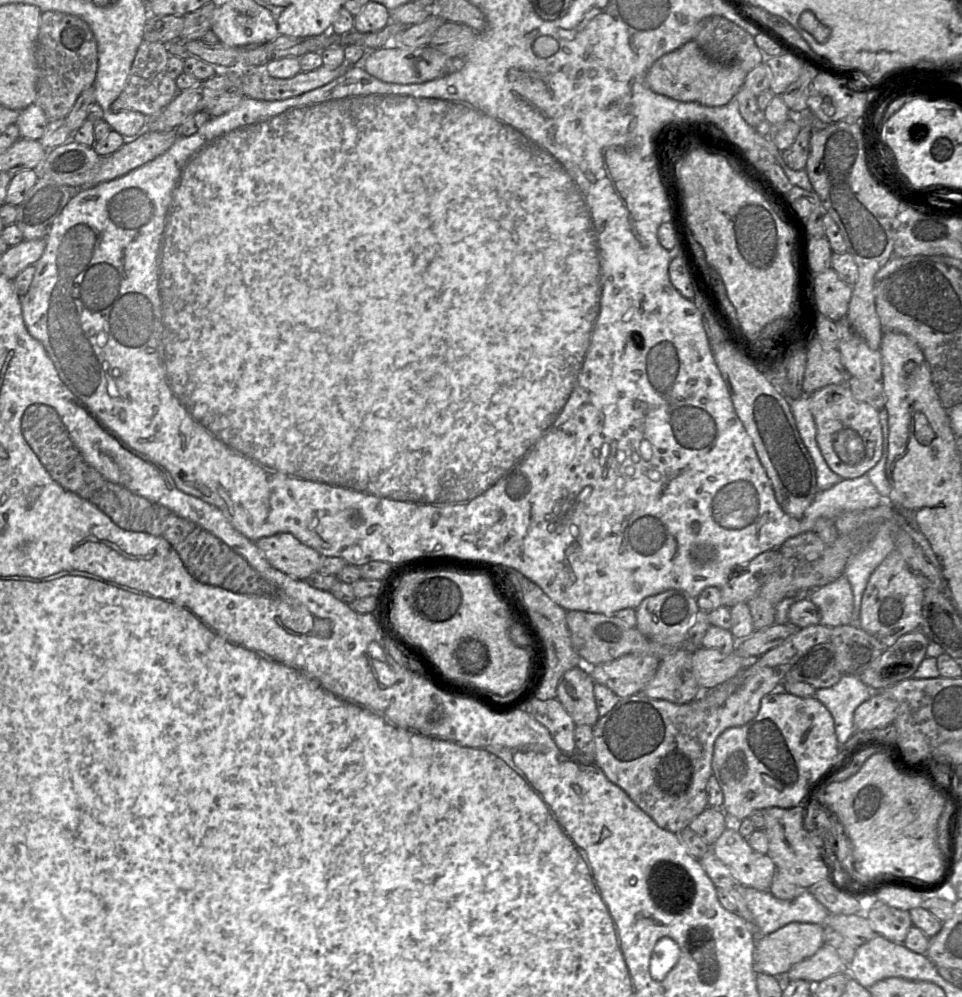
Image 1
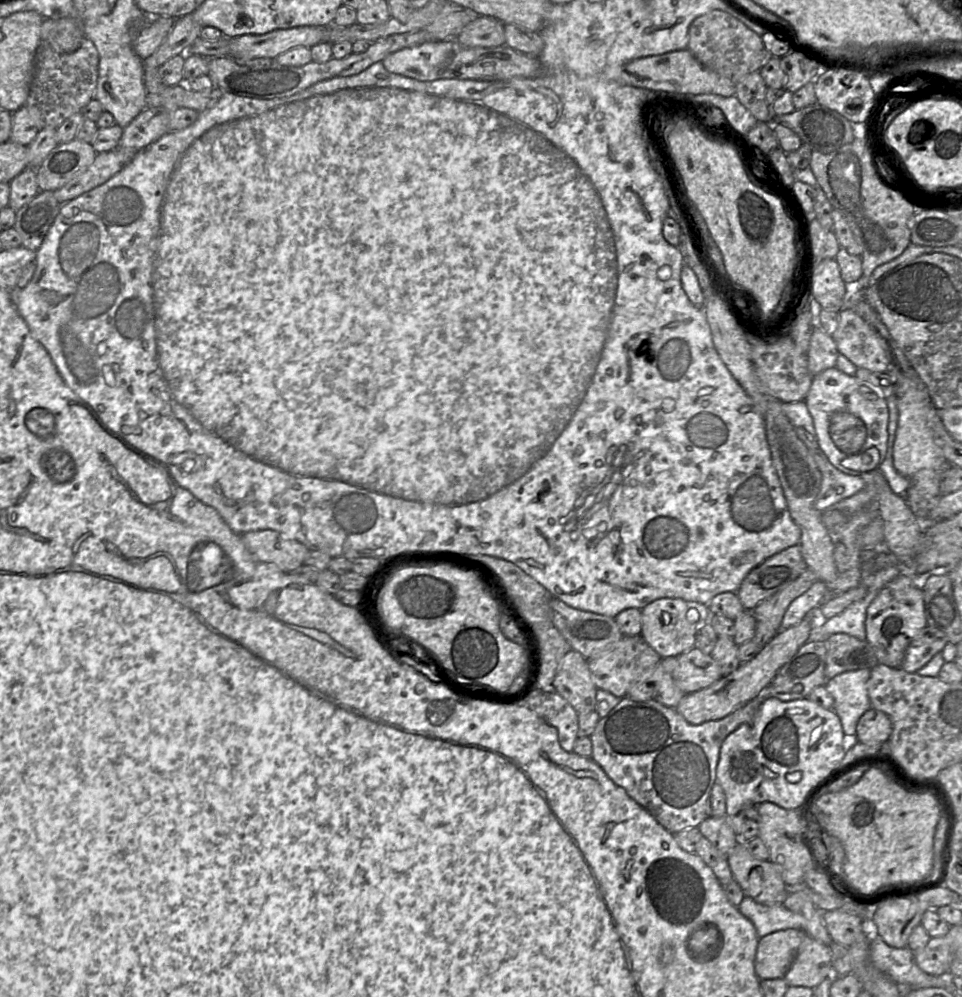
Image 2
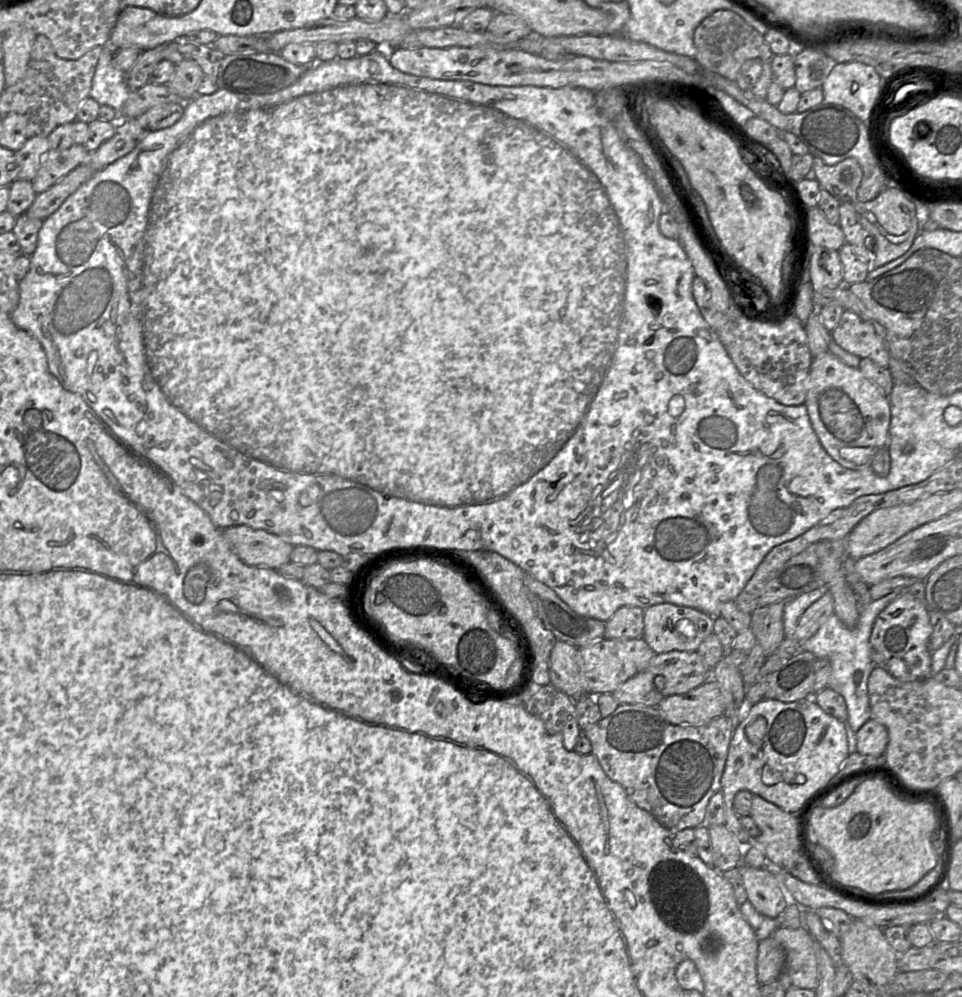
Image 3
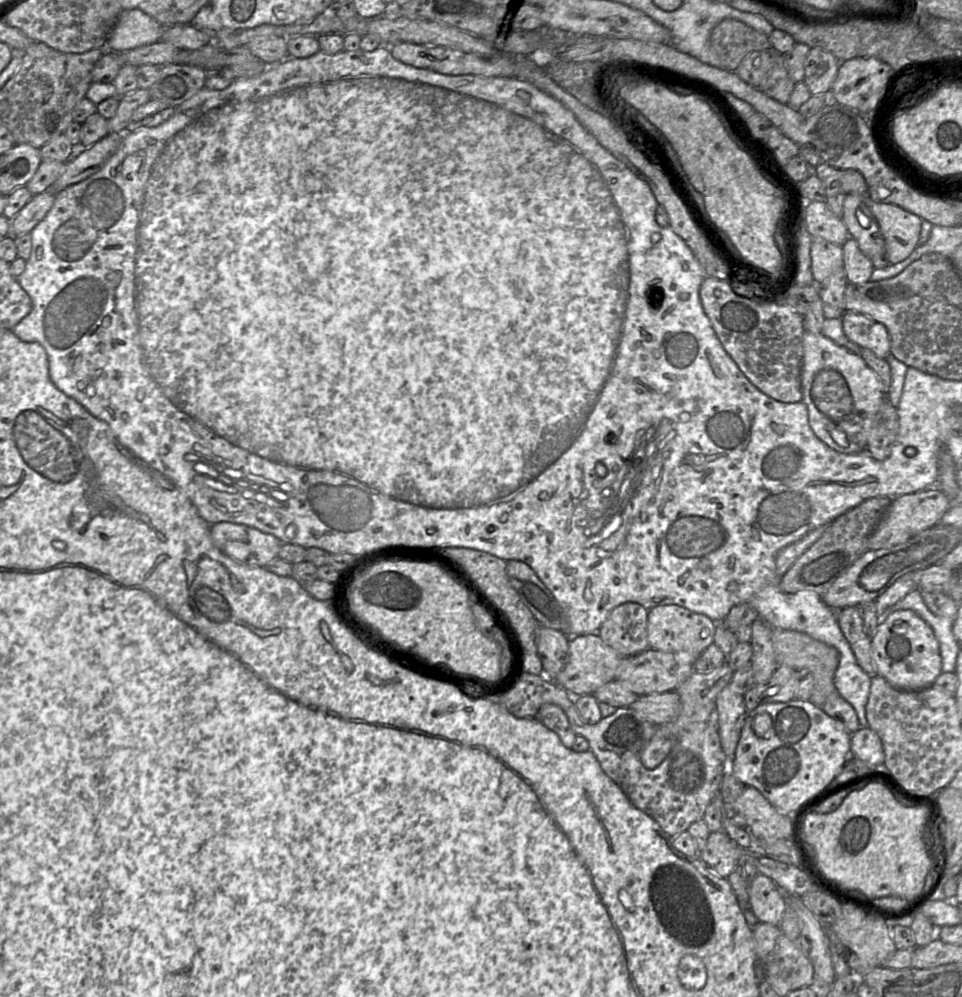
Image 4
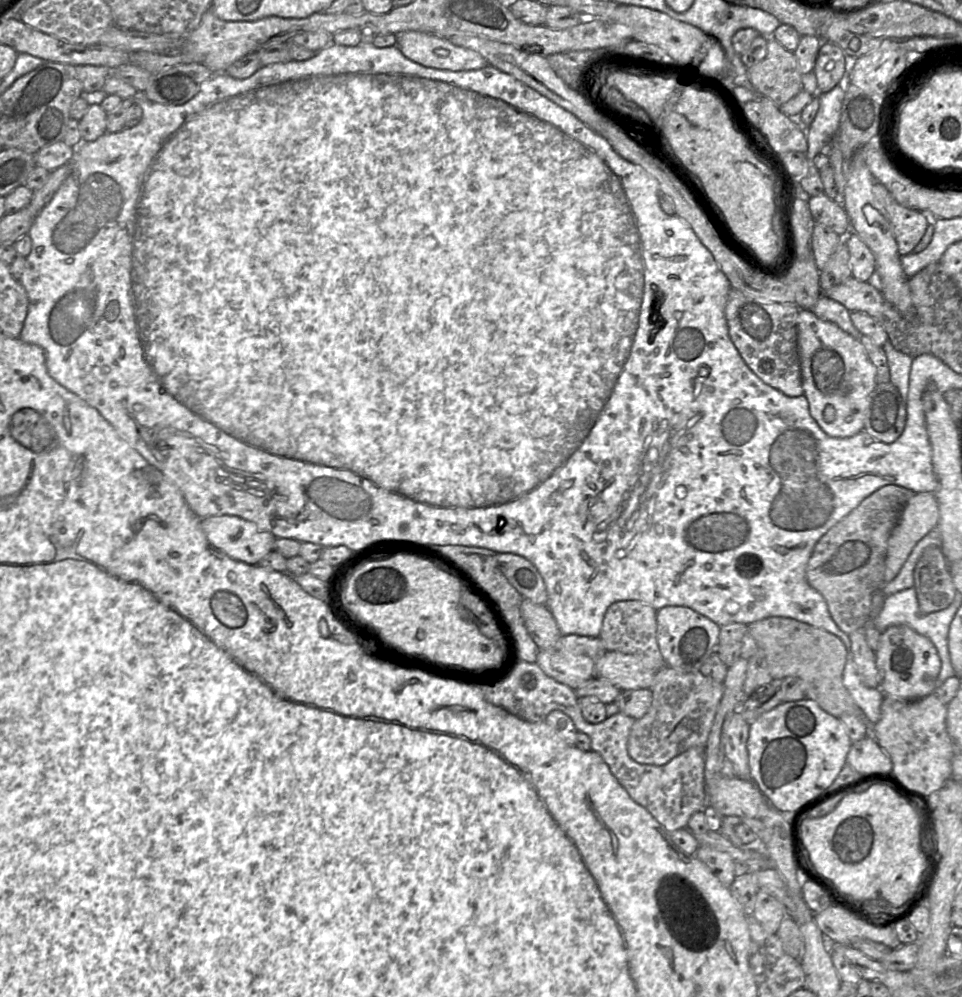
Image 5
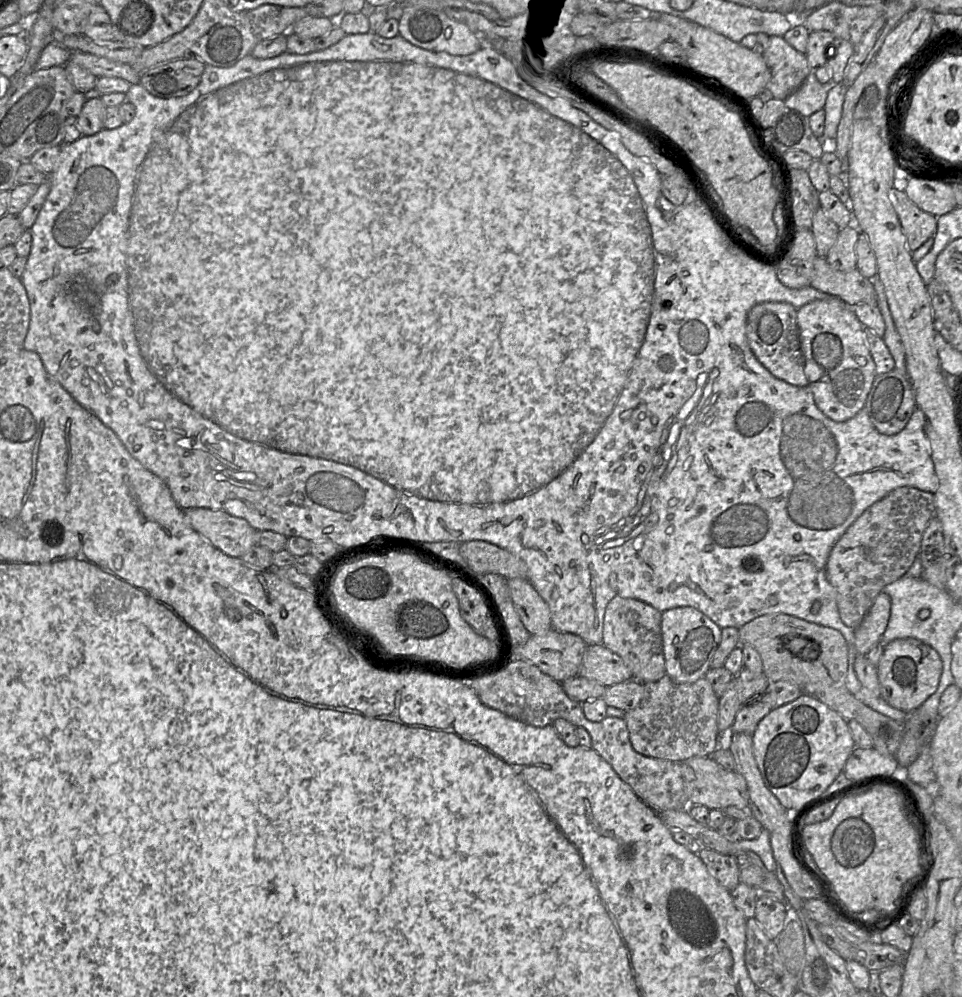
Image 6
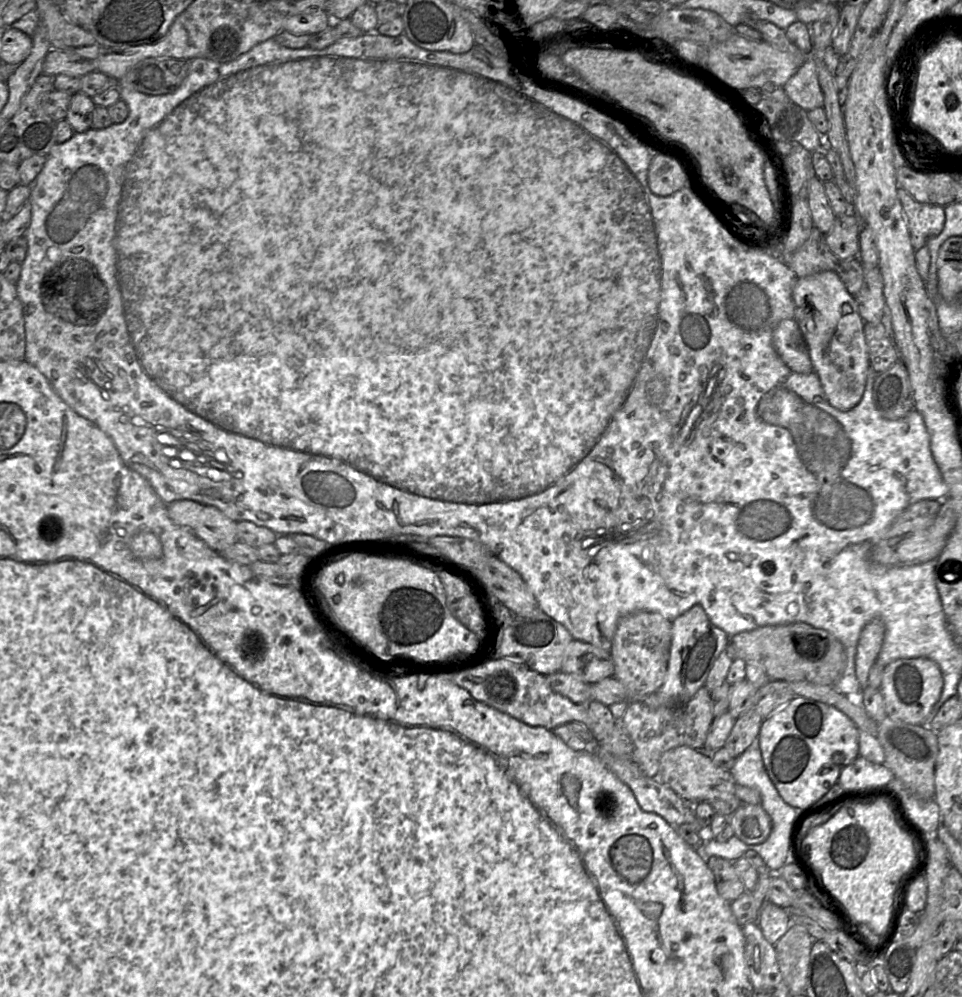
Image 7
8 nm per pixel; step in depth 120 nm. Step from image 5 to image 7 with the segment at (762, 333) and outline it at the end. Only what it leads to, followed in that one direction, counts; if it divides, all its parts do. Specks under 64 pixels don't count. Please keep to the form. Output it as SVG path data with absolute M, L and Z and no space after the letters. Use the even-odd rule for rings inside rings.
M782 320L773 331L773 346L783 362L799 374L813 371L809 350L797 321Z

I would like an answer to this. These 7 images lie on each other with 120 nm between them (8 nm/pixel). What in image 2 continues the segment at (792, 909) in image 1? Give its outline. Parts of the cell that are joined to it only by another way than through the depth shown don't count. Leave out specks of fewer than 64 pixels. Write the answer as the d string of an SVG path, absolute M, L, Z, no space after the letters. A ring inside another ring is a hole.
M745 896L737 908L753 923L759 938L786 929L804 931L804 925L806 925L804 917L788 910L783 904L764 905L749 896Z

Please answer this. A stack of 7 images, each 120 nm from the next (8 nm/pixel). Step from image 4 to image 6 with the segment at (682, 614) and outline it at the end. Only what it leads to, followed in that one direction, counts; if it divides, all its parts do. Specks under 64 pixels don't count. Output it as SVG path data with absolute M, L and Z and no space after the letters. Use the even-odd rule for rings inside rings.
M683 606L662 612L661 632L666 674L679 684L694 683L703 678L711 669L722 629L696 608Z

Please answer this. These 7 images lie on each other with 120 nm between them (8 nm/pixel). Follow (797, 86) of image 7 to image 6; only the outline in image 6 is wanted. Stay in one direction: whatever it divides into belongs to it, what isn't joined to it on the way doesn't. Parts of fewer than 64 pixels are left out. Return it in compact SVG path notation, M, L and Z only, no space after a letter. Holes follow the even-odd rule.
M811 70L802 84L784 100L784 104L807 117L823 109L827 91L828 86L819 83Z

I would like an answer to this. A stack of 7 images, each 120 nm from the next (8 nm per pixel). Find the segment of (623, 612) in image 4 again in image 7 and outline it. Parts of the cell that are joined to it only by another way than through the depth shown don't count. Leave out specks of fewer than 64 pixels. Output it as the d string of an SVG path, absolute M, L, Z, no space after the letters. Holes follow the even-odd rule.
M638 611L622 617L612 640L611 656L615 677L627 689L628 701L642 701L664 683L668 669L672 636L672 622L661 614Z

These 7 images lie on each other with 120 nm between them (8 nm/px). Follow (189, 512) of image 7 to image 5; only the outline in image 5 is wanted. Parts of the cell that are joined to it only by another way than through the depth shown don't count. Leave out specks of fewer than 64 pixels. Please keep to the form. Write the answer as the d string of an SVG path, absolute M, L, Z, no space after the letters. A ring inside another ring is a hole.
M238 516L199 517L199 522L212 547L232 559L257 565L274 550L275 537L271 533Z

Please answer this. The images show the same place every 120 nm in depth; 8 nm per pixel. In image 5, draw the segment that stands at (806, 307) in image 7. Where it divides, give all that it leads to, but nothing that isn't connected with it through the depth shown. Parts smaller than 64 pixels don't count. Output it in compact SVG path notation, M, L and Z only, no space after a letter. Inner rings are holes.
M799 309L797 343L803 395L807 398L812 418L831 437L848 438L863 431L872 393L877 383L876 368L860 341L841 330L836 324L819 319L812 311Z

